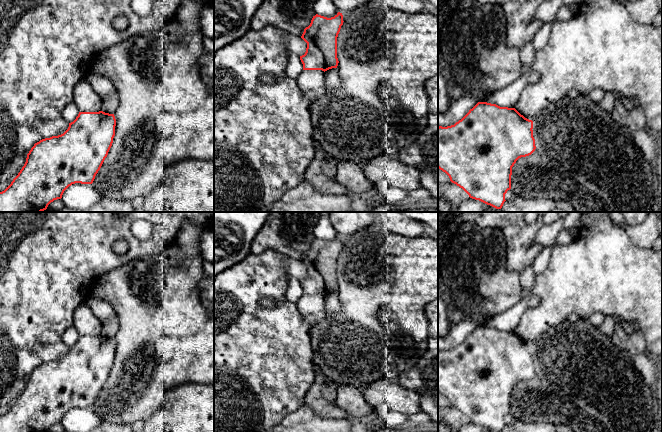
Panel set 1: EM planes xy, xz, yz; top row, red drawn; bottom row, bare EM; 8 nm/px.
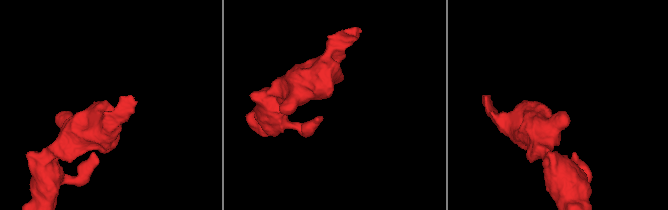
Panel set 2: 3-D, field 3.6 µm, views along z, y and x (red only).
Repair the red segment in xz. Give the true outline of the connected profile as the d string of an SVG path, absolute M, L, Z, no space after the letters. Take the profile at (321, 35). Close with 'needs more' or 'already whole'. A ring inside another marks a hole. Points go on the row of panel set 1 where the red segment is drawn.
M338 12L334 17L327 18L316 14L313 16L311 23L304 29L301 38L307 43L306 52L300 56L303 64L303 70L322 70L327 71L337 68L337 37L343 25L343 15Z; already whole

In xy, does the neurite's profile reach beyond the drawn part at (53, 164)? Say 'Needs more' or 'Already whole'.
Already whole

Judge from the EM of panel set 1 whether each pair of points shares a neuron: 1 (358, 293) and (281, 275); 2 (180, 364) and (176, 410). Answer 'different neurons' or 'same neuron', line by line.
1: different neurons
2: different neurons

